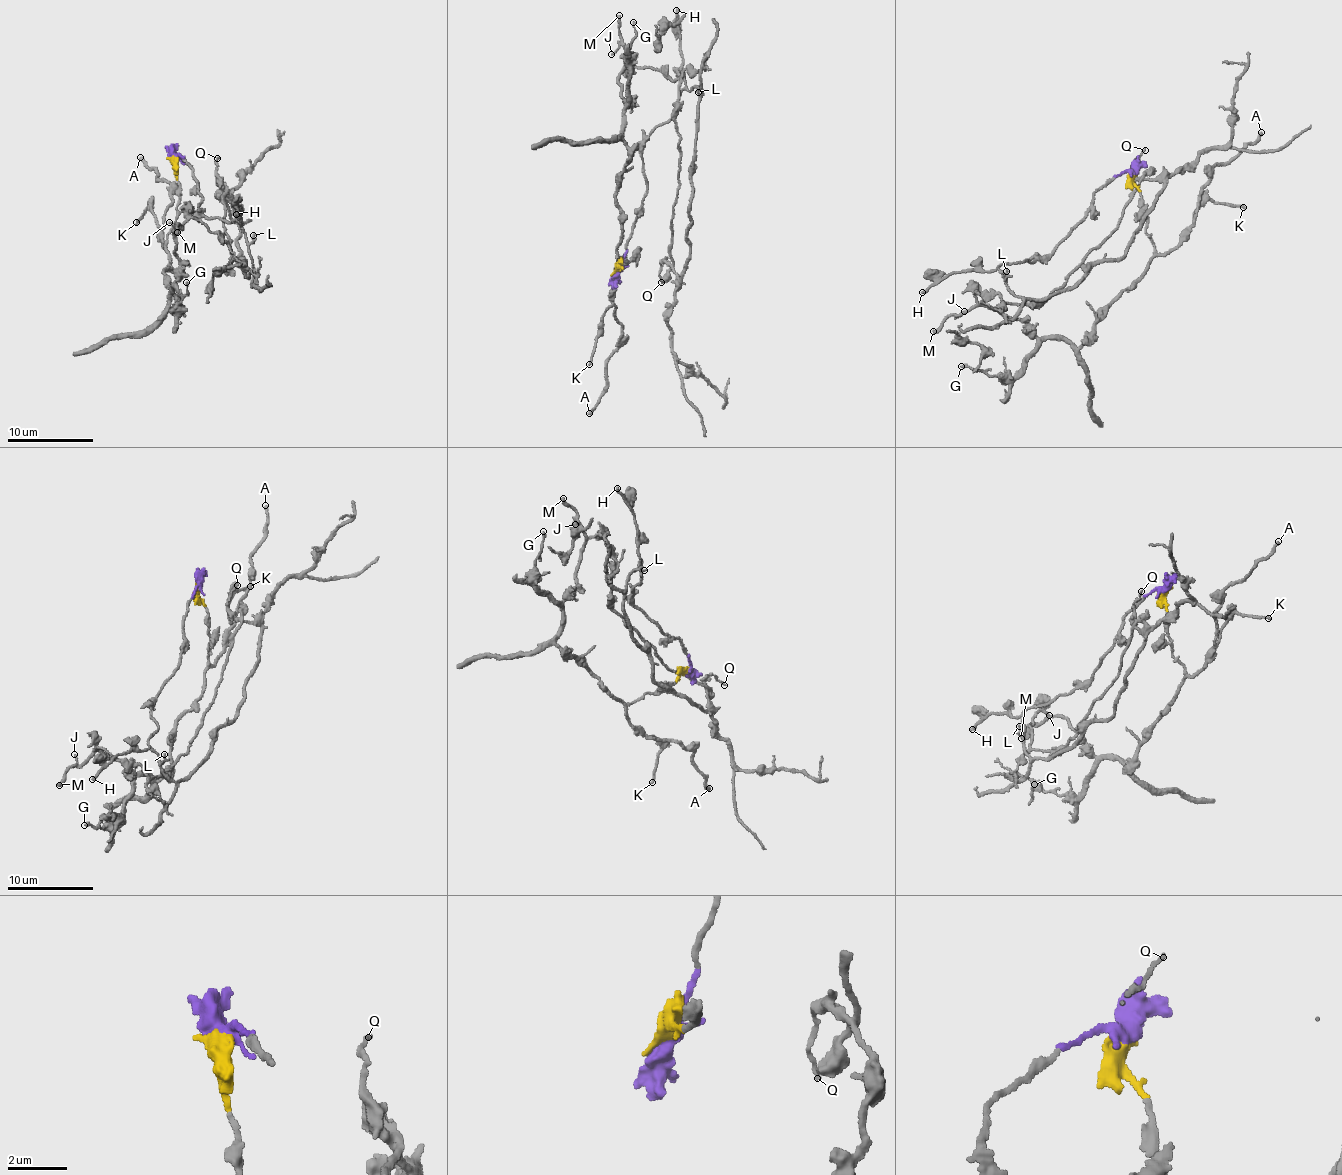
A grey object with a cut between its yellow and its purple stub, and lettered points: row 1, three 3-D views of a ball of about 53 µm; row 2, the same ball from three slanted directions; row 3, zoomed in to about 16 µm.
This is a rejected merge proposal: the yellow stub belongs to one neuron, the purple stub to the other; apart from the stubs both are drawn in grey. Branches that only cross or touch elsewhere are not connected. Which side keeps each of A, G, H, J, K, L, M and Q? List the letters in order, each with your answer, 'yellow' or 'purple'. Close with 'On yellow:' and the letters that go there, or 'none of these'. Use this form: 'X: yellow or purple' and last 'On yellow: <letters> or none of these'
A: yellow
G: yellow
H: purple
J: yellow
K: yellow
L: purple
M: yellow
Q: purple
On yellow: A, G, J, K, M

